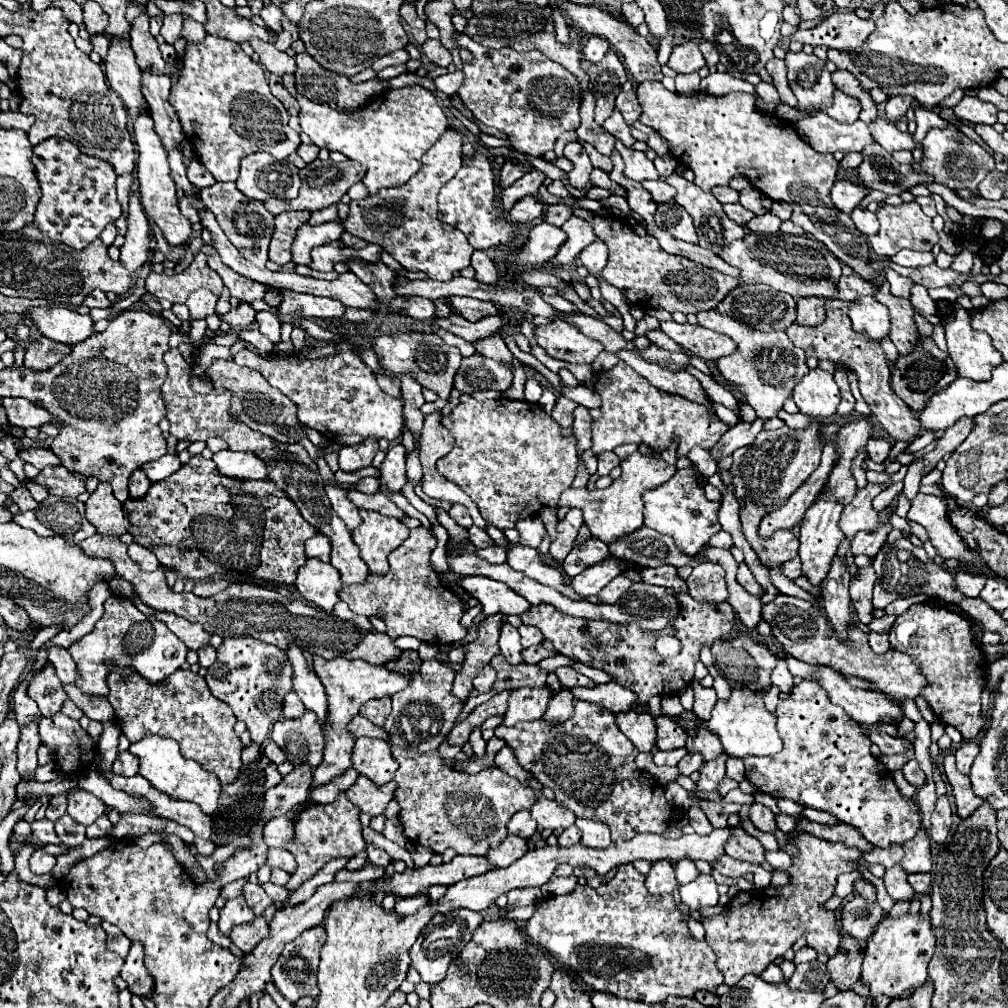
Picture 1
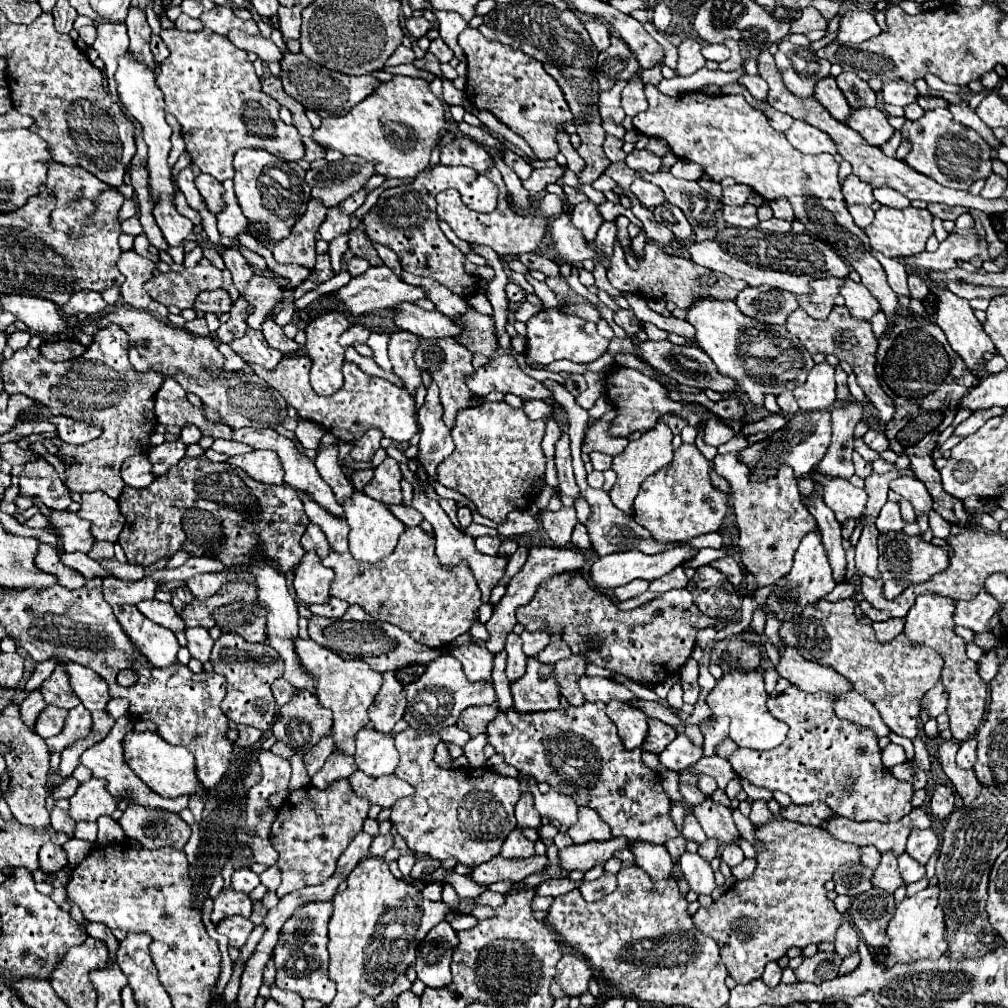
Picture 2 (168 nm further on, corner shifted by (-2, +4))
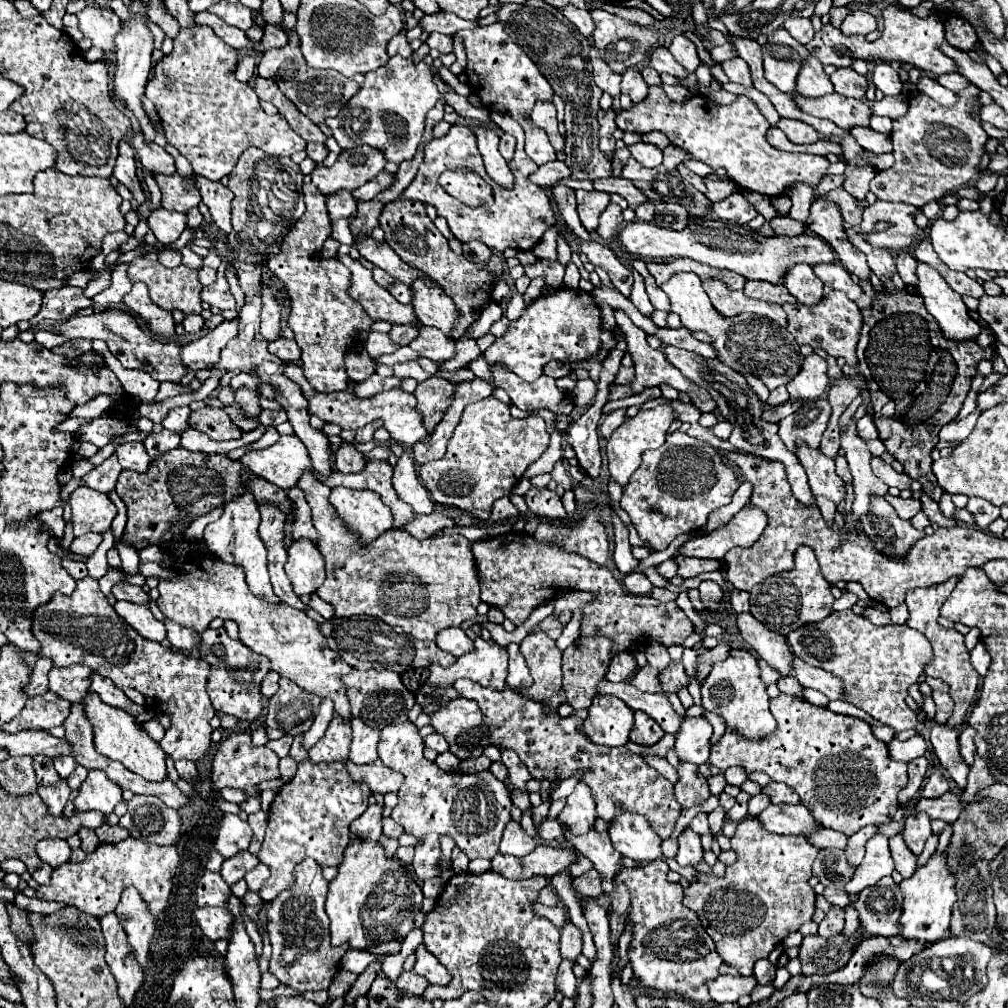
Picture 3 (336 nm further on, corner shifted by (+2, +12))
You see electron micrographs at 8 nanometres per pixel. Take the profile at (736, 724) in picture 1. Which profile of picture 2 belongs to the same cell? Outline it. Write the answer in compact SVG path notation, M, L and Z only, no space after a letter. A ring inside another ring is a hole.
M750 671L750 673L724 673L724 677L716 683L716 687L708 695L708 705L716 717L726 715L730 719L730 739L738 747L754 749L754 751L768 751L778 747L788 733L786 723L772 717L766 705L766 691L764 691L764 679L762 673Z

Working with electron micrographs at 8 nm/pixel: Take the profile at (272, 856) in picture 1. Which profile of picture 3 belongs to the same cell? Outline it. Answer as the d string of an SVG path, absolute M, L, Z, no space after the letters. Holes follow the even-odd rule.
M224 813L222 821L218 823L218 835L216 835L216 851L222 853L226 859L236 855L238 851L248 849L248 843L252 839L252 829L246 821L242 821L238 815Z

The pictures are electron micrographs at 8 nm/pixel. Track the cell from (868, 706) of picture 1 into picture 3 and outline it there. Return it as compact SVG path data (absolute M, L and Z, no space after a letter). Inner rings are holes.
M740 613L736 619L738 631L744 637L744 641L776 671L784 675L784 667L790 667L792 655L790 647L786 643L786 637L780 637L772 631L768 631L762 623L754 621L750 613Z

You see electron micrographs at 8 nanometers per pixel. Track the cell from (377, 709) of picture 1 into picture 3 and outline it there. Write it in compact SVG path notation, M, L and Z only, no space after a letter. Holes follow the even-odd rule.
M352 669L350 675L342 677L346 681L346 695L350 699L352 717L360 717L366 725L384 729L386 725L400 725L408 721L408 711L414 707L414 695L404 687L402 679L394 671L358 671Z

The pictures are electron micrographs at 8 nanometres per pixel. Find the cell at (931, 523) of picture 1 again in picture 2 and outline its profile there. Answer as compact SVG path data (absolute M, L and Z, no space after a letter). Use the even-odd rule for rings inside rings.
M902 475L890 483L890 489L896 491L898 495L902 495L904 499L908 499L918 515L922 515L922 513L928 515L932 511L932 497L930 497L928 489L924 487L924 483L918 481L916 477Z

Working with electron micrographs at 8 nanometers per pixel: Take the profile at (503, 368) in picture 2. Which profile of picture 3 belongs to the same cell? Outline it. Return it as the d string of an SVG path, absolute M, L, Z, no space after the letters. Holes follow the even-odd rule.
M496 365L492 369L494 385L502 387L512 403L522 411L538 411L548 409L556 415L568 415L572 411L572 399L570 395L558 391L556 381L552 377L538 377L534 383L526 383L508 369L502 369L502 365Z

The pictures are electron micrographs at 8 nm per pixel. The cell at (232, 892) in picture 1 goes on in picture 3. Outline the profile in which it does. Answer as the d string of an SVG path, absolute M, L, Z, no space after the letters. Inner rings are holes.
M242 851L224 861L220 875L228 885L232 885L232 883L240 881L254 865L258 865L258 857L254 857L250 851Z

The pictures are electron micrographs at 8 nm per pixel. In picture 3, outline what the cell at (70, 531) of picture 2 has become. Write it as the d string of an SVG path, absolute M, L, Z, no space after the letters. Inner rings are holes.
M98 533L82 535L82 537L76 537L76 539L72 541L72 545L70 545L70 551L90 557L88 553L94 553L94 551L98 549L98 545L100 545L100 543L102 543L102 535L98 535Z

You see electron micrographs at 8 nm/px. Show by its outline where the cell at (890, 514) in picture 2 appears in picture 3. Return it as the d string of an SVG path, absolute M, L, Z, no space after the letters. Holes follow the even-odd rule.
M884 495L884 499L894 507L894 511L898 513L900 519L912 519L916 513L922 511L922 503L920 499L900 499L900 497L892 497L892 495Z

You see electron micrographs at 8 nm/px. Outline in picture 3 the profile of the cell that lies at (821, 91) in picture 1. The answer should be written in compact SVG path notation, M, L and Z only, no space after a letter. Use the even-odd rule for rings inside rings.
M778 29L768 37L766 45L762 45L762 53L766 81L776 85L780 91L794 89L802 61L810 55L806 47L792 39L786 29Z

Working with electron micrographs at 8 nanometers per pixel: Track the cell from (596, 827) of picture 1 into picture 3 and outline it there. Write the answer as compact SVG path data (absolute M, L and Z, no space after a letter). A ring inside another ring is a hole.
M580 781L572 791L572 795L568 797L568 803L562 809L558 821L570 827L572 833L586 833L588 829L594 827L594 819L596 819L594 805L596 803L592 799L590 787L584 781Z

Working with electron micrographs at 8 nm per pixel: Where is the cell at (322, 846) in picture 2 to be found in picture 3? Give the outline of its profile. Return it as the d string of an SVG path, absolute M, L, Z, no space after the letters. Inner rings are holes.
M300 761L296 775L292 781L282 785L268 811L266 837L260 853L256 855L264 865L270 867L270 877L258 891L260 899L268 903L288 885L292 885L292 871L304 857L316 859L320 867L338 867L342 863L344 849L350 843L350 823L366 811L370 793L372 791L366 783L356 783L350 779L342 761Z

